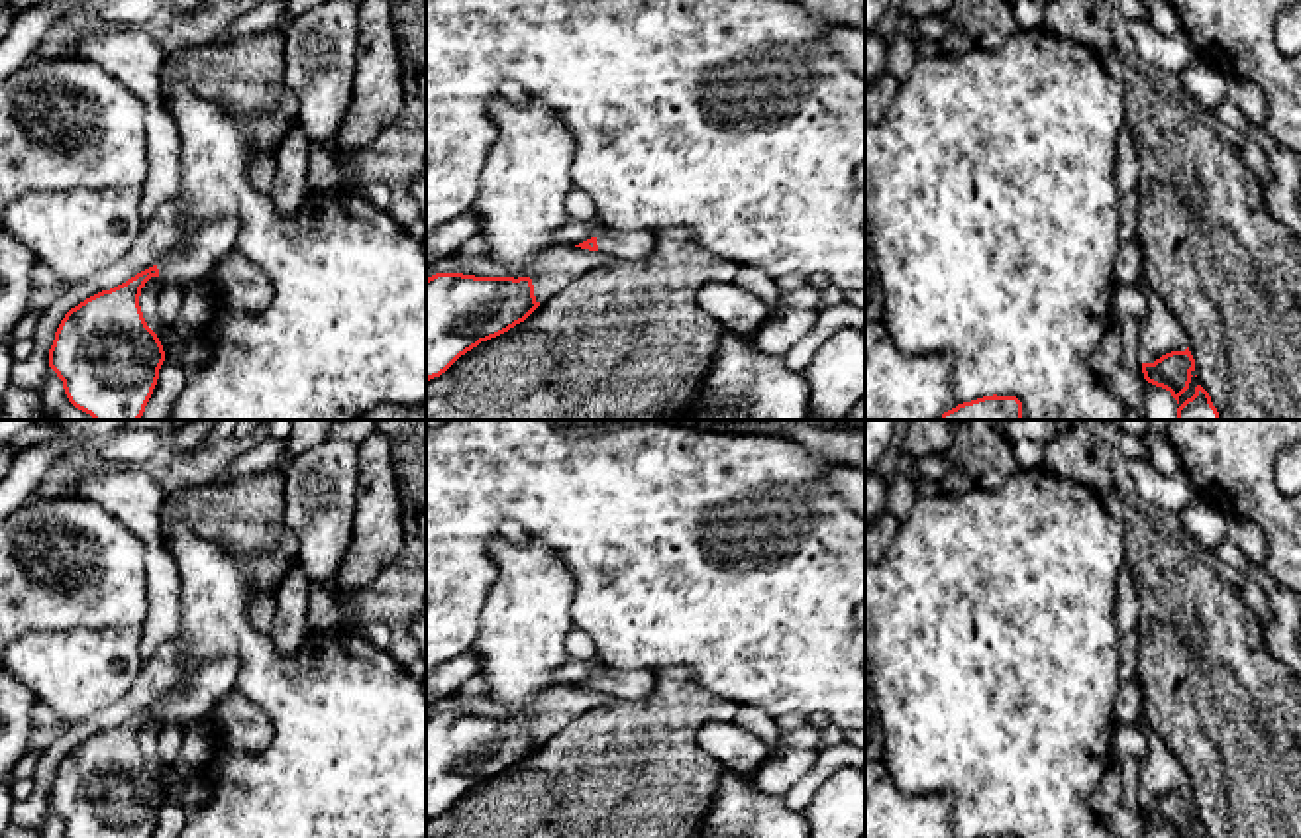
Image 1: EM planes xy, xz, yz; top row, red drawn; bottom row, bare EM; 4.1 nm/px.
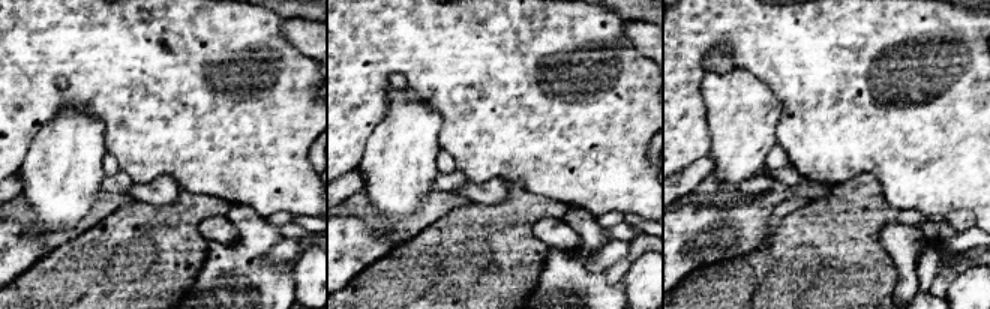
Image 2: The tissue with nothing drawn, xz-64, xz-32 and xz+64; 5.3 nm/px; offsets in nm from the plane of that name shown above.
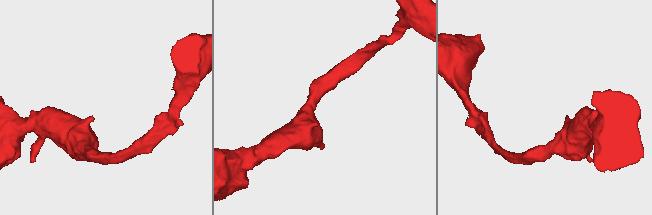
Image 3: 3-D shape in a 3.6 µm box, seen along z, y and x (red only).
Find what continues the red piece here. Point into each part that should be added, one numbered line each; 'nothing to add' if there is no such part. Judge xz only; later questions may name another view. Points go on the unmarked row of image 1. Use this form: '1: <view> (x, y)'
1: xz (632, 685)

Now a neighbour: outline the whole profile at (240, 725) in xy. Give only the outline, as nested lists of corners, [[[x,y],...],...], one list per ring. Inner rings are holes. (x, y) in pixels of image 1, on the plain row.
[[[230,691],[210,714],[216,736],[232,750],[255,754],[273,738],[269,714],[235,691]]]

